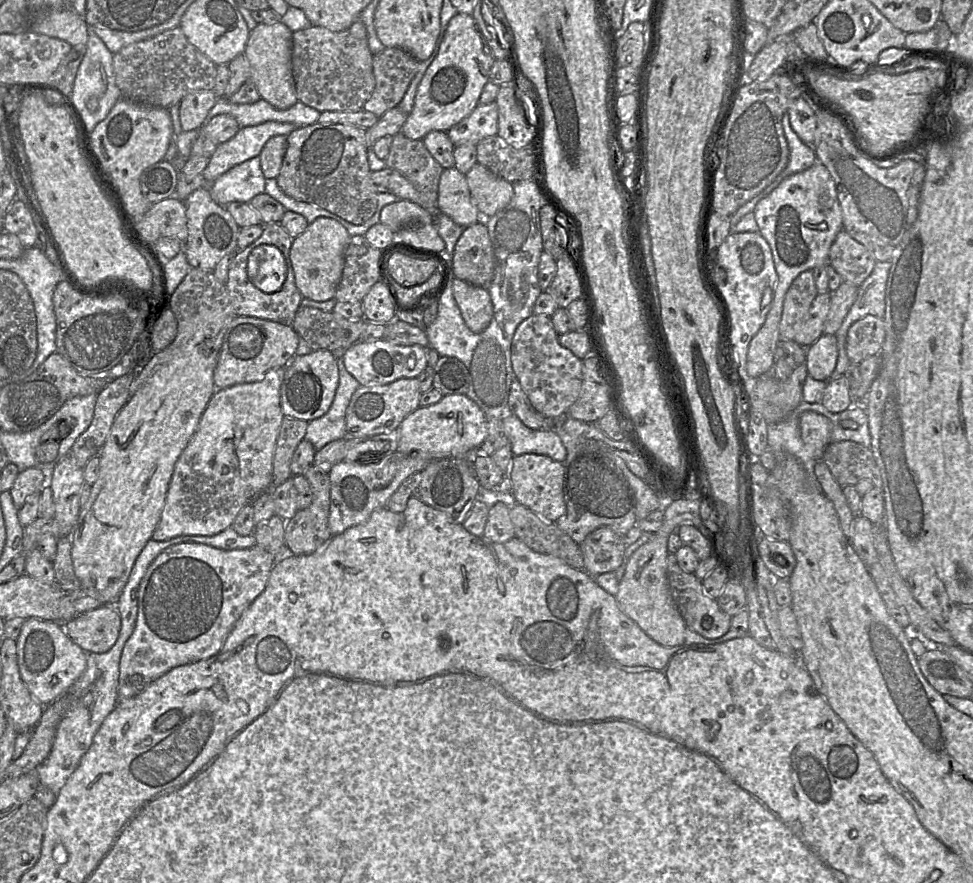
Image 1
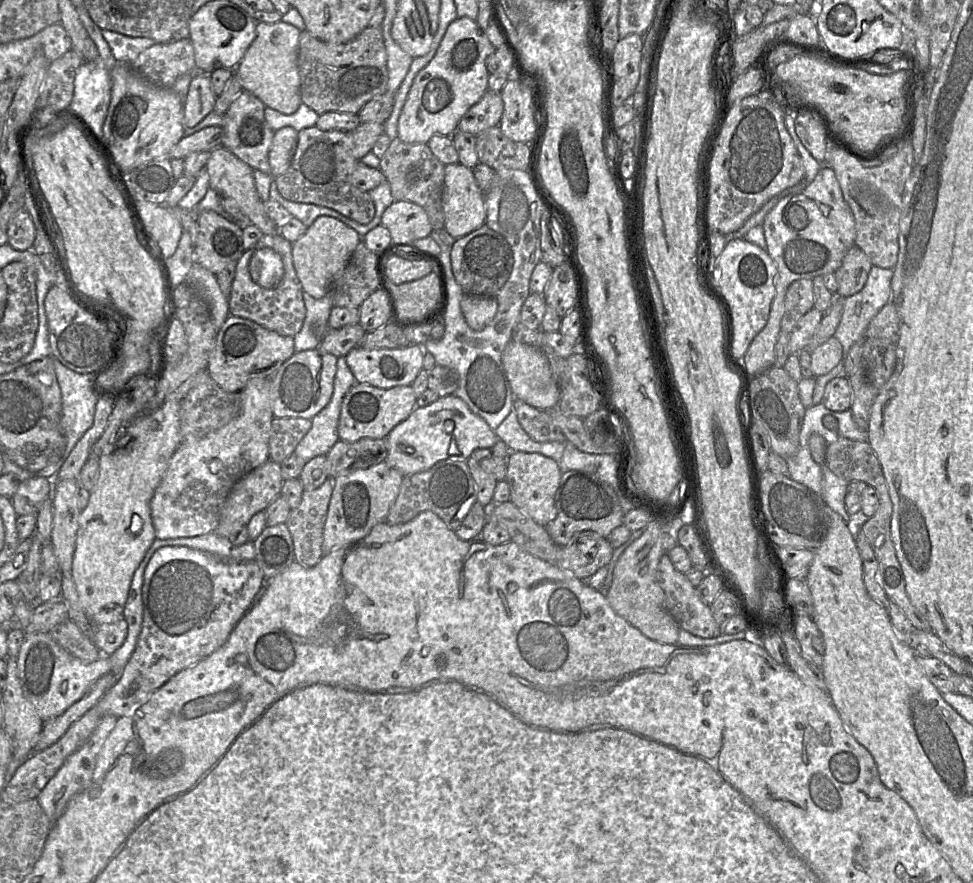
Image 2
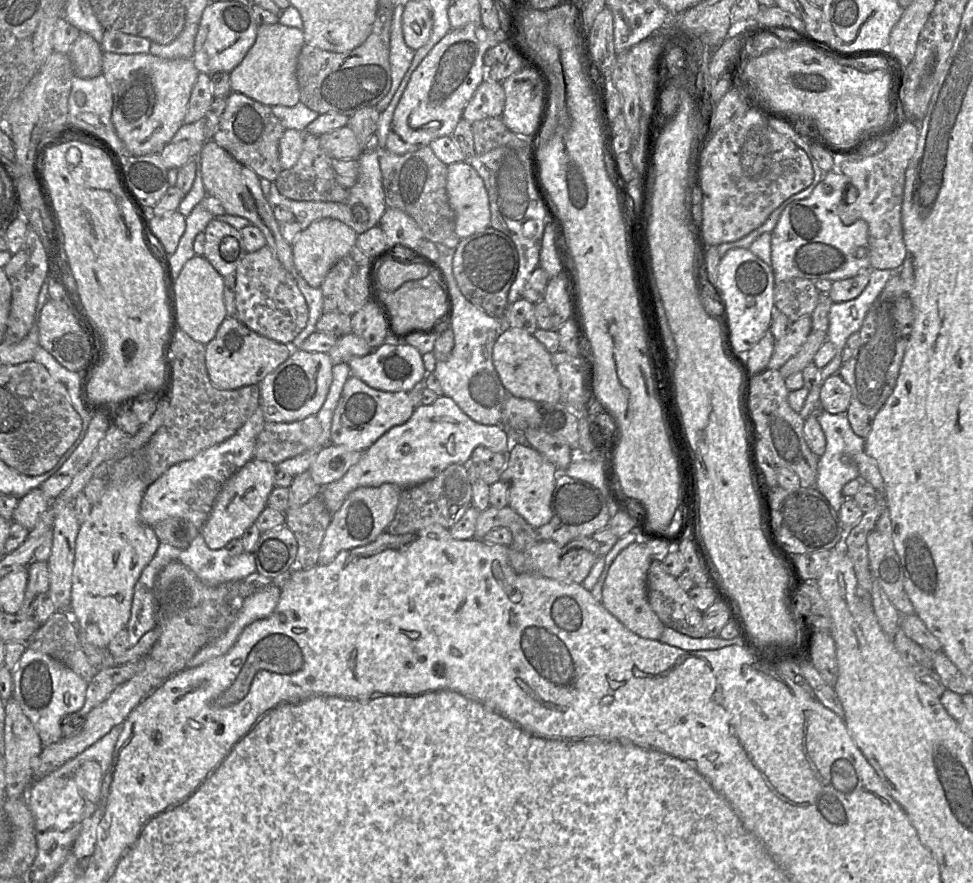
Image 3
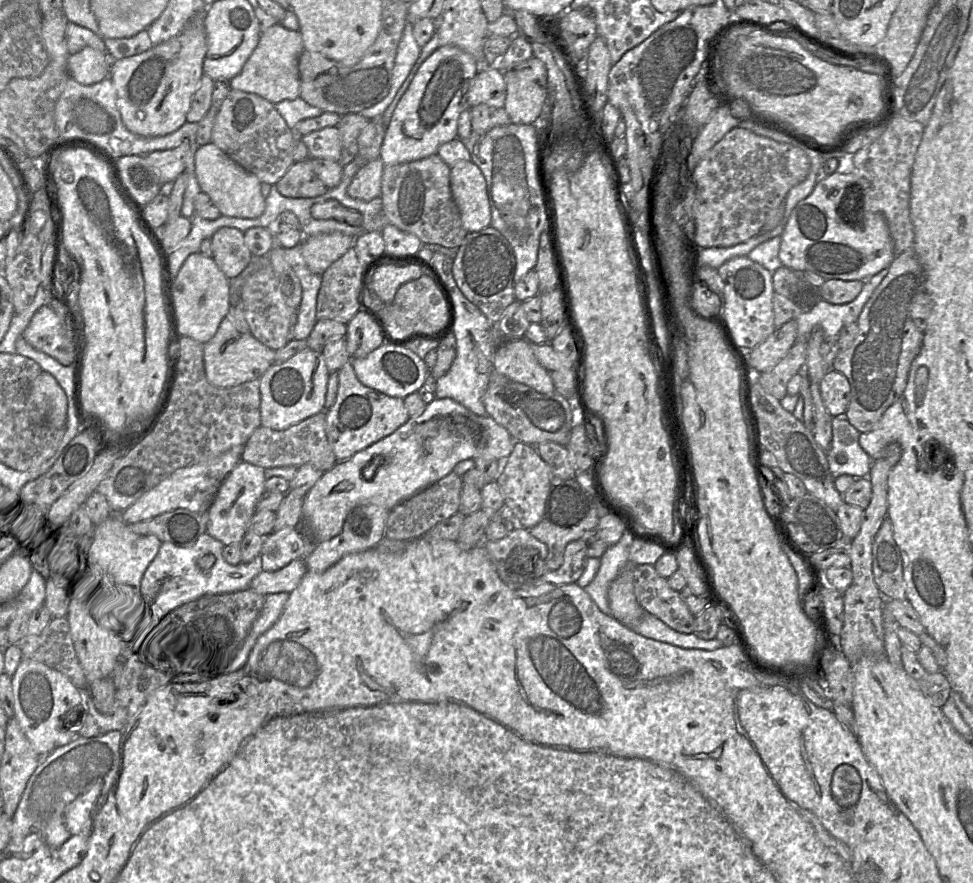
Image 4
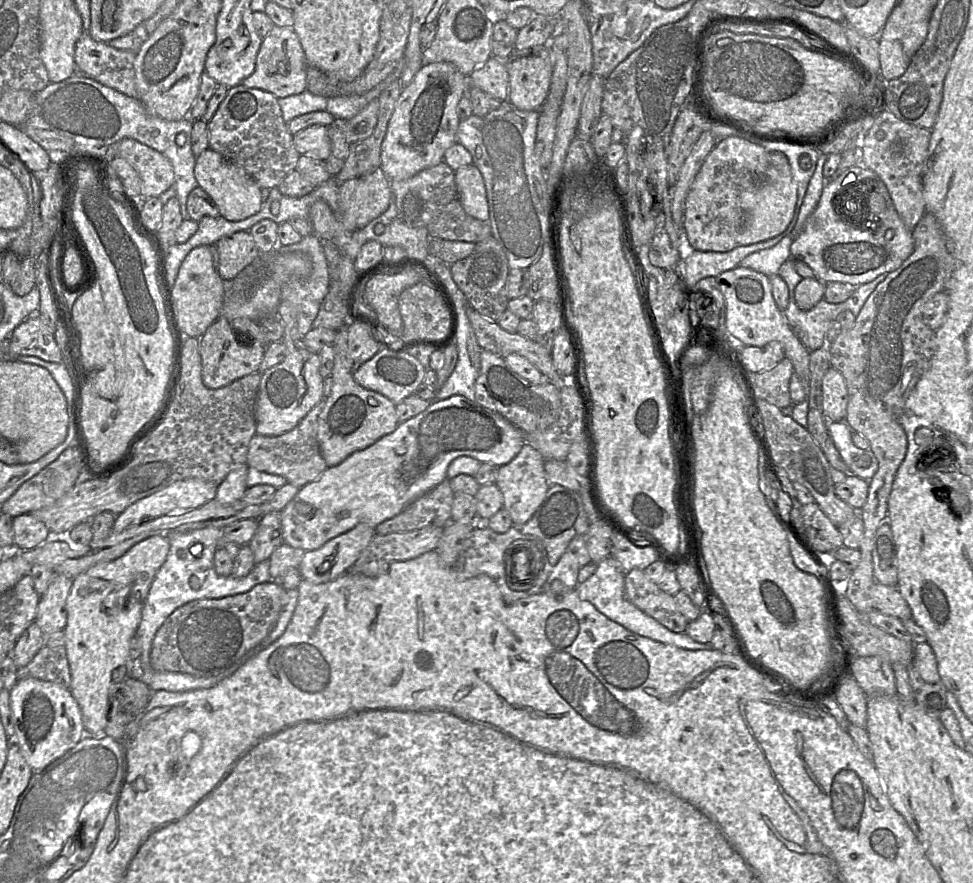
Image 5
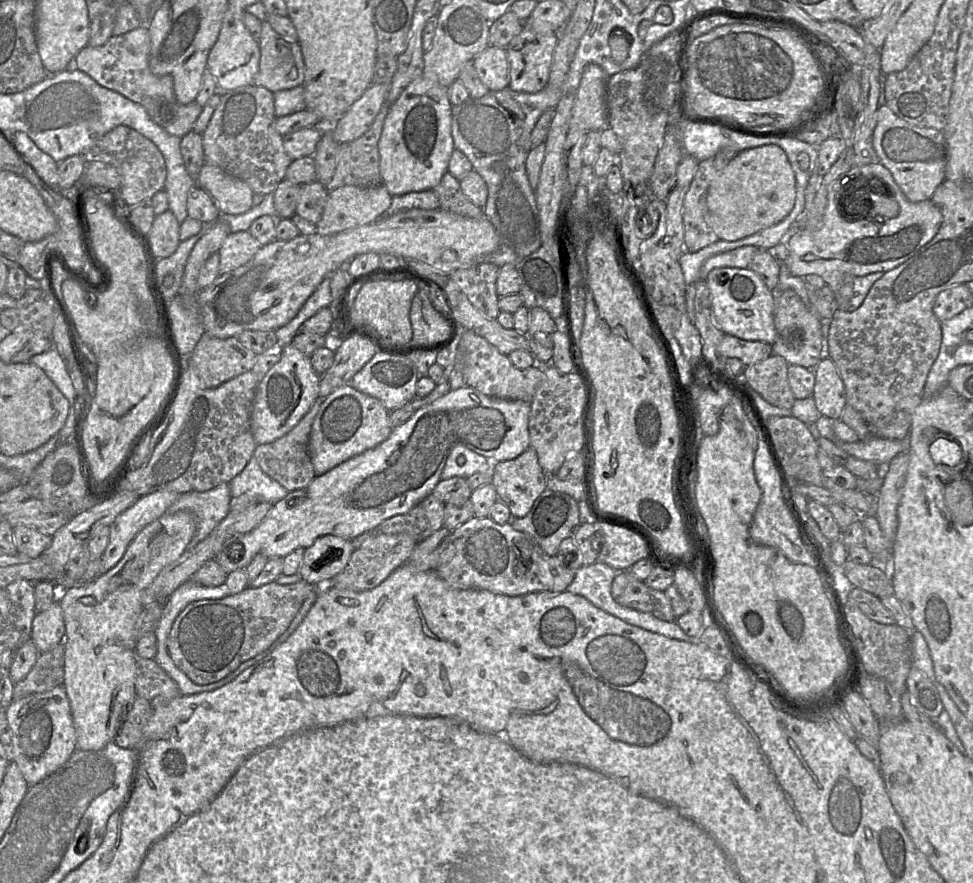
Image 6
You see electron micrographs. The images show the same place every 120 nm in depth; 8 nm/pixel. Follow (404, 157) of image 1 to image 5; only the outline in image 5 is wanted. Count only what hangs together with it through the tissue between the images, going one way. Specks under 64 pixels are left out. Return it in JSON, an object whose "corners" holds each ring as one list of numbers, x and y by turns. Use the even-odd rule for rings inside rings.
{"corners":[[444,161,411,178,391,181,390,185,398,218,409,227,426,228,431,238,477,243,491,235,489,222,473,218,463,209,456,189,454,171]]}

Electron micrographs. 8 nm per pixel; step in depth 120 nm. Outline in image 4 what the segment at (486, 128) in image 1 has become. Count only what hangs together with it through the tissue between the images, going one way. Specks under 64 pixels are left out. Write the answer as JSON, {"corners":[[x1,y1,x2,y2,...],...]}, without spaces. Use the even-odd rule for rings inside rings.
{"corners":[[496,66,483,68,471,82,467,94,467,106,479,104,504,108,506,84,503,72]]}

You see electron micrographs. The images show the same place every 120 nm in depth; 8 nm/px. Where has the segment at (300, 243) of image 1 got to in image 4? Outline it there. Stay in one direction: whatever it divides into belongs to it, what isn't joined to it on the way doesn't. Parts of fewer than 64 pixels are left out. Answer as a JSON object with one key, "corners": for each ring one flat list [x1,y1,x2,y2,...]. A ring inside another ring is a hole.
{"corners":[[341,232,304,237,301,253,310,271,323,275,332,263,354,246,354,241,354,237]]}

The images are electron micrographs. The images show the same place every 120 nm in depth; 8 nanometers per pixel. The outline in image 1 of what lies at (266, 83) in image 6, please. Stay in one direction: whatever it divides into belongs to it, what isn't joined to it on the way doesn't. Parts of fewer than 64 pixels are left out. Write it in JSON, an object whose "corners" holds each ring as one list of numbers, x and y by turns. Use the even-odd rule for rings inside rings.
{"corners":[[281,21,273,25,258,23,250,32,244,50,250,65,250,79,261,98,278,110,286,110,298,102,292,73,292,38,293,31]]}

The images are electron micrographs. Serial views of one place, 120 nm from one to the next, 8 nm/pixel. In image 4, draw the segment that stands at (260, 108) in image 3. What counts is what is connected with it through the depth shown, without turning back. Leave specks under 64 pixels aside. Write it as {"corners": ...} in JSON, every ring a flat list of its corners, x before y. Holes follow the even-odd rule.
{"corners":[[231,89,216,115,211,142,262,183,276,185,295,163,293,149,297,138,297,134,289,128,274,104,256,94]]}

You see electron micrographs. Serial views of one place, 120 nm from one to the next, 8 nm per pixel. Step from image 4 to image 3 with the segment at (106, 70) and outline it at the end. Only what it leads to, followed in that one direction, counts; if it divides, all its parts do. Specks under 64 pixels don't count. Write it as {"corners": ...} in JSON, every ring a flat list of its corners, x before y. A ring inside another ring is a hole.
{"corners":[[81,32,68,52,74,75,90,79,102,74,103,53,99,43,88,33]]}

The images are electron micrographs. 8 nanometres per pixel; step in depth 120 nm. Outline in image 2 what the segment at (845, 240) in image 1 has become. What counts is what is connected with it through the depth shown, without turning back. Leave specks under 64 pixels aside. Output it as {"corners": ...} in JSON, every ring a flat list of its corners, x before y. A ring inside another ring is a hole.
{"corners":[[857,245,850,247,840,267,834,272,838,289,837,293,833,294,846,298,859,292,864,287,872,266,861,248]]}

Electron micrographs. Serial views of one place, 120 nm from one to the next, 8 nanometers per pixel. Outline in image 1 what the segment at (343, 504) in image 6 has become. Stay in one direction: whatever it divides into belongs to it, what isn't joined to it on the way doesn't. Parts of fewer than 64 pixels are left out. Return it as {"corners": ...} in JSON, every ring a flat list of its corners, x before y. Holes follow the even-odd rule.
{"corners":[[445,395,435,404,418,407,402,421,397,430,399,443,396,452,419,454,426,459,467,459,467,456,474,456,474,452,487,437,487,418,468,396]]}

